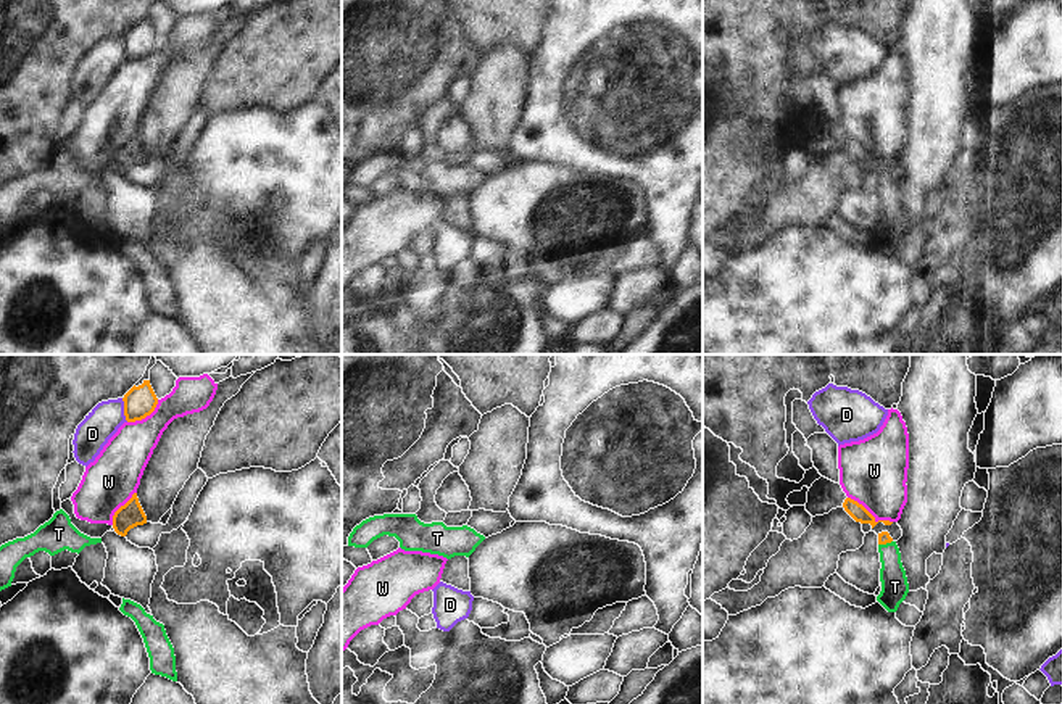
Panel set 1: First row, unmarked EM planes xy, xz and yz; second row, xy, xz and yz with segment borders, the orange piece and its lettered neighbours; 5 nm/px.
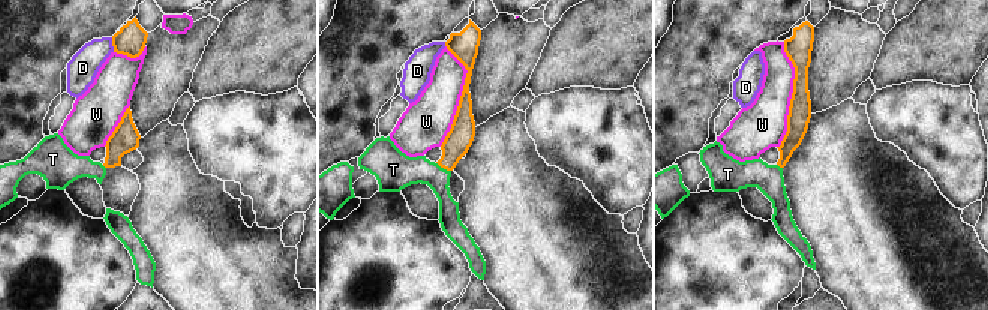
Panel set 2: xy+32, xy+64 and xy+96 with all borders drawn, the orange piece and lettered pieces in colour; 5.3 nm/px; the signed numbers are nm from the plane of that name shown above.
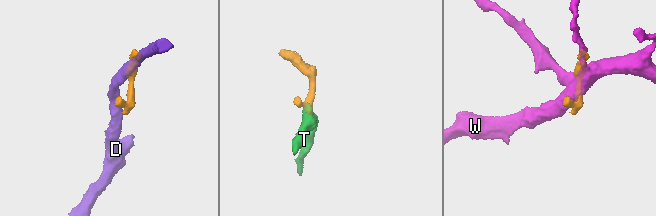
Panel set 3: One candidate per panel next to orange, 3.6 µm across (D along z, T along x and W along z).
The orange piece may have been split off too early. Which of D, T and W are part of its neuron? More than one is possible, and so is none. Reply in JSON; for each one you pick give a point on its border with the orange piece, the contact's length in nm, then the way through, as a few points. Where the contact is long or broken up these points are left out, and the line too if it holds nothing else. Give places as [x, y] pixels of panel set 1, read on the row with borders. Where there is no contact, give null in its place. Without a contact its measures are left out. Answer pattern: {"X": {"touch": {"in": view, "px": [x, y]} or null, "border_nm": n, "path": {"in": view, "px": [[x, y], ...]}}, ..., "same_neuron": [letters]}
{"T": {"touch": {"in": "yz", "px": [885, 543]}, "border_nm": 80, "path": {"in": "yz", "px": [[883, 537], [885, 543], [895, 587]]}}, "same_neuron": ["T"]}

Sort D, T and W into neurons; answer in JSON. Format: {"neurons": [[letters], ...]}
{"neurons": [["D"], ["T"], ["W"]]}

